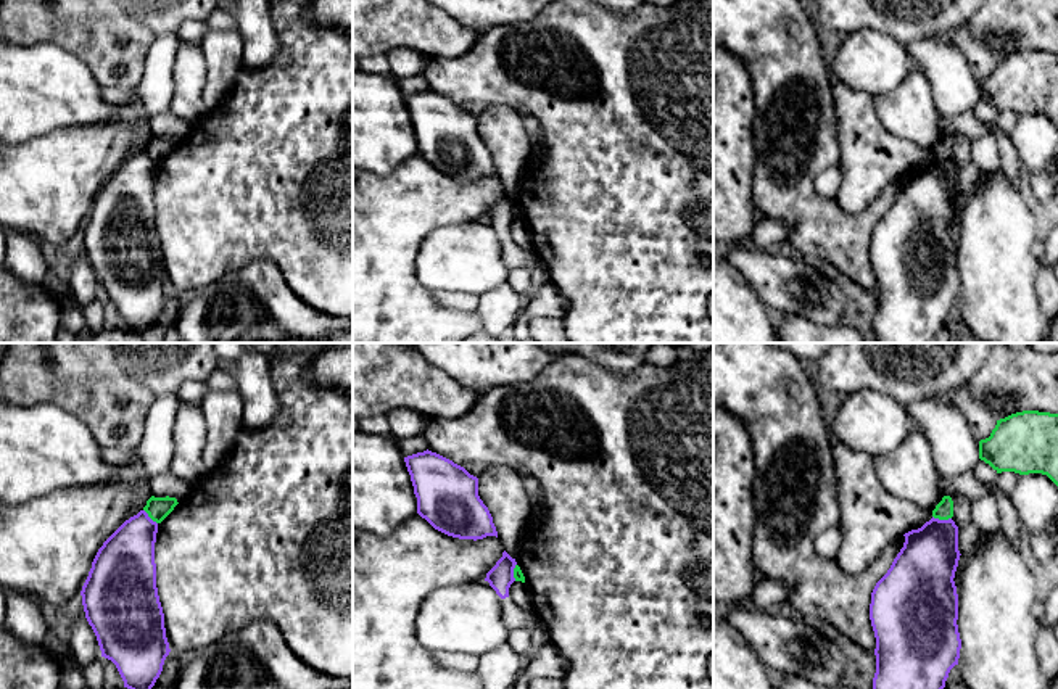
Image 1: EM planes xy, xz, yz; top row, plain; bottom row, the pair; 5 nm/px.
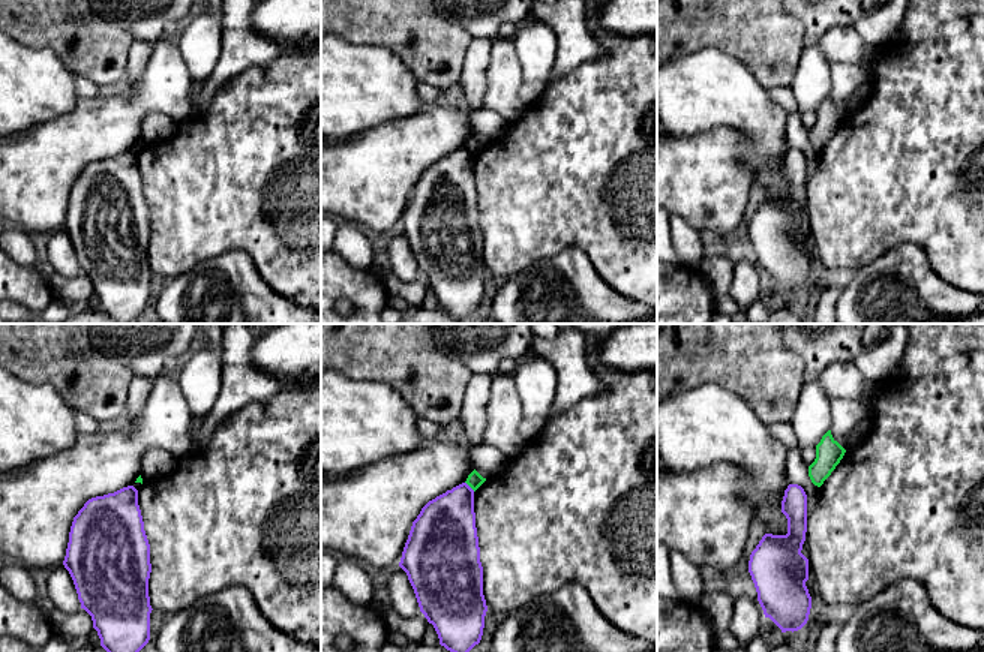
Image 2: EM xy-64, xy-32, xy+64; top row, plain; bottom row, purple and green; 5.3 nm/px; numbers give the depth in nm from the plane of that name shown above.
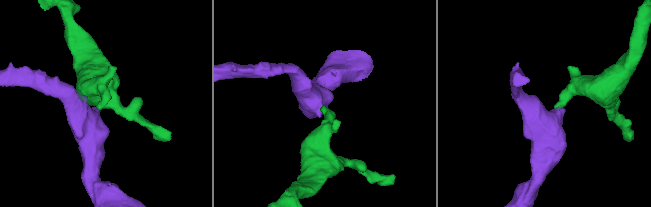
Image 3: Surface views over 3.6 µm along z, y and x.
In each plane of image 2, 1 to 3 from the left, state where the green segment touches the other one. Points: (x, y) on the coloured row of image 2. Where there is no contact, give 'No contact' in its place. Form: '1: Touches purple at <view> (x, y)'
1: No contact
2: Touches purple at xy-32 (468, 486)
3: No contact

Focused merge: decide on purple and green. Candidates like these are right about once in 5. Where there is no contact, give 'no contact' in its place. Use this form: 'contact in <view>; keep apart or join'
contact in yz; keep apart

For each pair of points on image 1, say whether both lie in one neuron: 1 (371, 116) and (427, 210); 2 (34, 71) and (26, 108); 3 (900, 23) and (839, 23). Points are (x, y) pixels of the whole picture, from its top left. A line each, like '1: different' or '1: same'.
1: different
2: same
3: same

